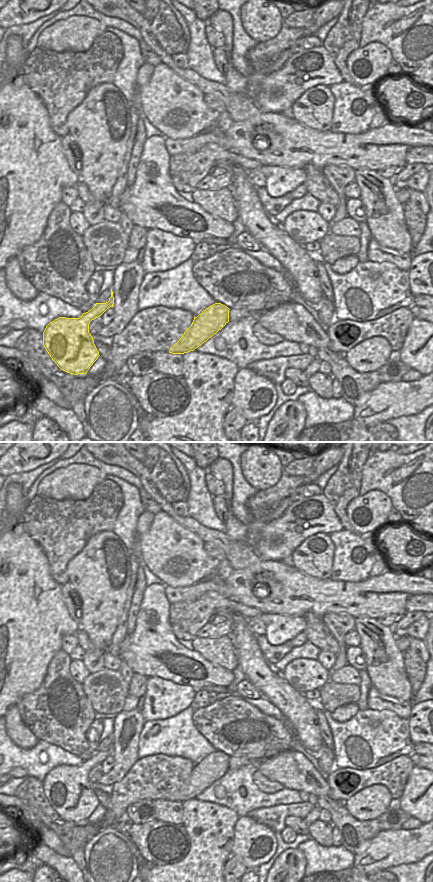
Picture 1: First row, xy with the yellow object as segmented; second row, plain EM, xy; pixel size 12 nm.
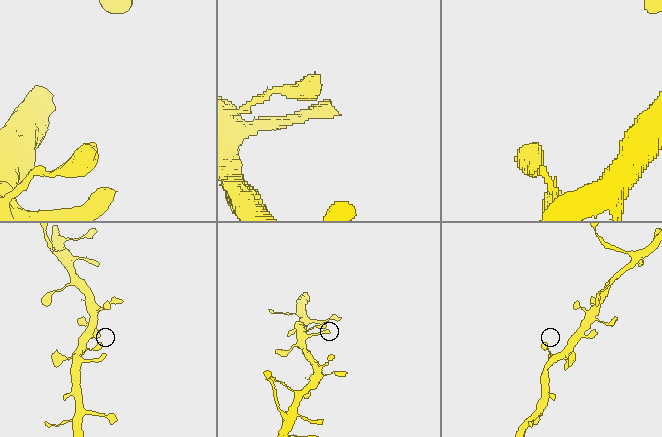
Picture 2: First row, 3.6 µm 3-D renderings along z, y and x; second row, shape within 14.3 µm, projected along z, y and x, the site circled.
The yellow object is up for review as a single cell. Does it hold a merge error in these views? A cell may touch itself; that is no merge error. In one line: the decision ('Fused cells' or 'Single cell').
Single cell

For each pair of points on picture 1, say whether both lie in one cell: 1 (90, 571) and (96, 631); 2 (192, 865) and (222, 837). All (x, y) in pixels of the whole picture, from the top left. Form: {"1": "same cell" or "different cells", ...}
{"1": "same cell", "2": "same cell"}

